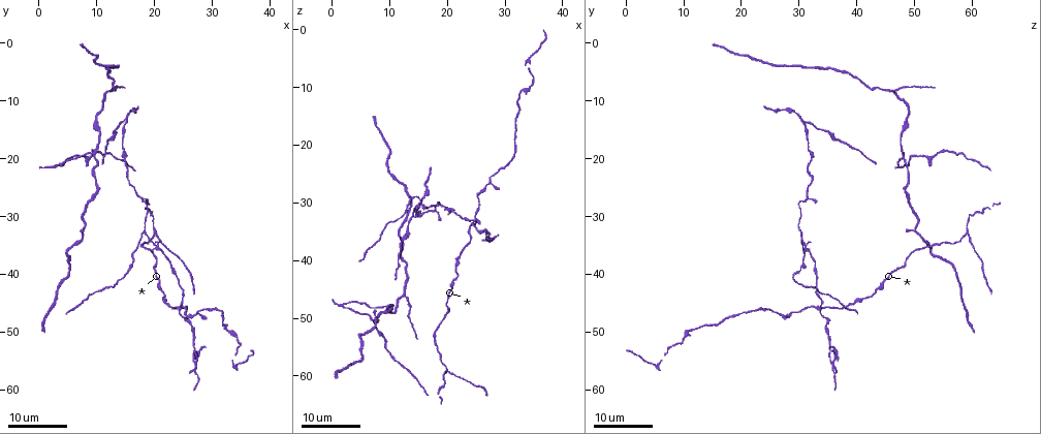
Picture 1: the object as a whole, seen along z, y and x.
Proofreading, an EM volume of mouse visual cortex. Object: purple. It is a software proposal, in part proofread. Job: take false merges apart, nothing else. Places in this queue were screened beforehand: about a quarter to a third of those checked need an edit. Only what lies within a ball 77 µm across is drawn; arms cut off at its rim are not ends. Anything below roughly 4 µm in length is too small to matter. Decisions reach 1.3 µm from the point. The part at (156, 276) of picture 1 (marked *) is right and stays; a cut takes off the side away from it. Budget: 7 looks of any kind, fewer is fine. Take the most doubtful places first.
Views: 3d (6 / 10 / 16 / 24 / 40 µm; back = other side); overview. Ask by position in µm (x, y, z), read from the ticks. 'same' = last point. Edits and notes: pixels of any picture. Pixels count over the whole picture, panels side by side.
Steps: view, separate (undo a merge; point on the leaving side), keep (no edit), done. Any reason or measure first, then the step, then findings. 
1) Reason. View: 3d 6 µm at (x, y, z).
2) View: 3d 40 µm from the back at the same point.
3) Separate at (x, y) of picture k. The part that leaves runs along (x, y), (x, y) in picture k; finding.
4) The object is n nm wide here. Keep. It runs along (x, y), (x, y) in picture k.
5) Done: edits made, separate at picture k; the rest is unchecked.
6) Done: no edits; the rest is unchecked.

Arms part here. View: 3d 16 µm at (20.0, 33.0, 59.0).

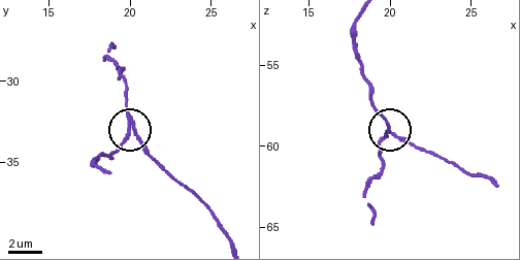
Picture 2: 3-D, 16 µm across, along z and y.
Closer look. View: 3d 6 µm at (20.4, 32.9, 59.2).

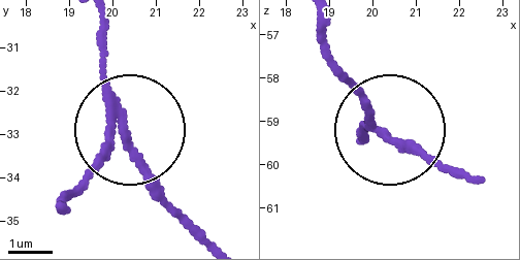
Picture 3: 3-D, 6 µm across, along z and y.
View: 3d 6 µm from the back at (20.25, 32.95, 59.25).

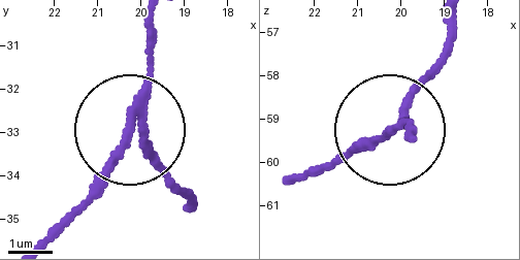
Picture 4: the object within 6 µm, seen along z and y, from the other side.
The side arm is 10 µm long. Separate at (95, 174) of picture 4. The part that leaves runs along (136, 115), (114, 166), (47, 232) in picture 4; a second neuron is stuck on.

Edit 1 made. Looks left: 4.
See it whole again. View: overview.

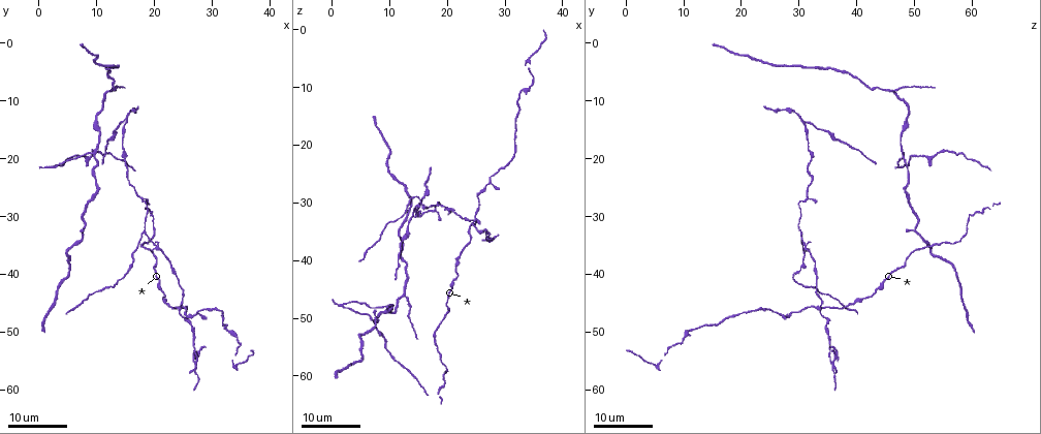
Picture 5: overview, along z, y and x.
Four-way junction. View: 3d 24 µm at (24.5, 45.0, 34.0).

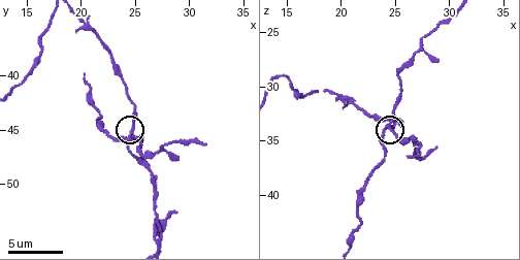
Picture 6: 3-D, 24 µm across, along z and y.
Zoom in. View: 3d 6 µm at the same point.

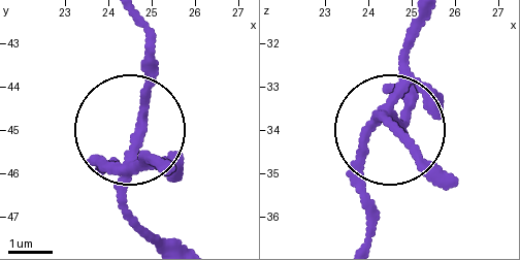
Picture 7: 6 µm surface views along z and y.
The side arm is 47 µm long. Separate at (141, 107) of picture 7. The part that leaves runs along (127, 162), (150, 65), (145, 21) in picture 7; a second neuron is stuck on.

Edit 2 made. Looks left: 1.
Done: edits made, separate at picture 4, separate at picture 7; the rest is unchecked.

